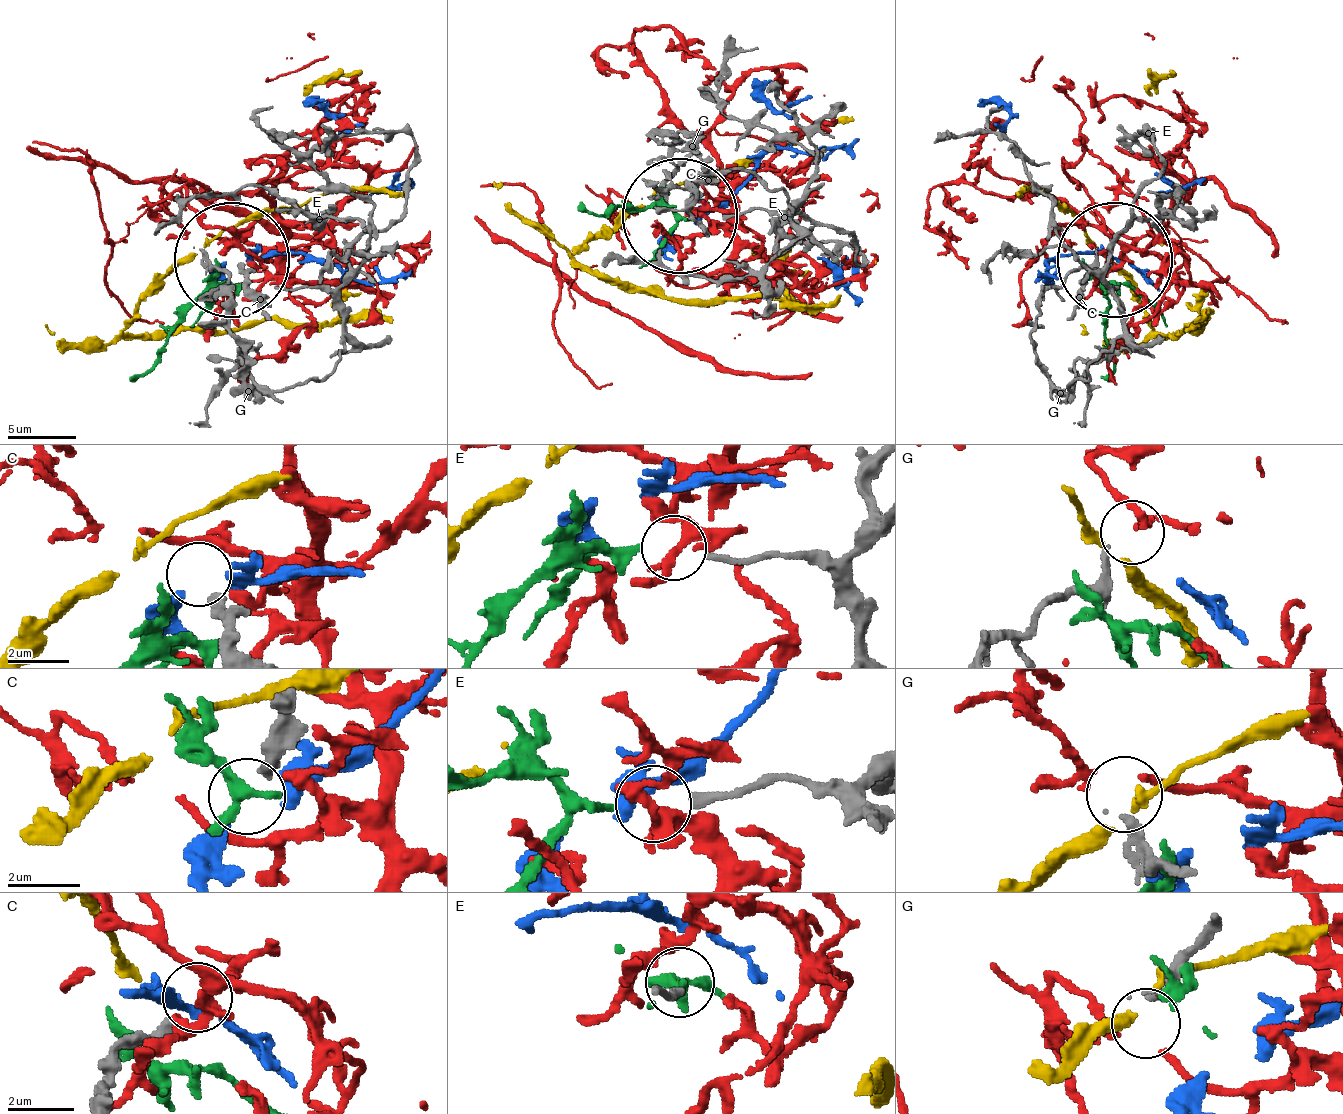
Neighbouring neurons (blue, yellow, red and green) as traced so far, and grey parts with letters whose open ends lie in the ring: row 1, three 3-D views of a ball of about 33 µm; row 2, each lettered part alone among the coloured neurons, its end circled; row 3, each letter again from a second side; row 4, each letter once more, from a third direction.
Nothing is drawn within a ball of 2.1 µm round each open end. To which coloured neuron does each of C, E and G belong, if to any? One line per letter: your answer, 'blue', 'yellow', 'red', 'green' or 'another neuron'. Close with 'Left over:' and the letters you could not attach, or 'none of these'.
C: another neuron
E: green
G: red
Left over: C

